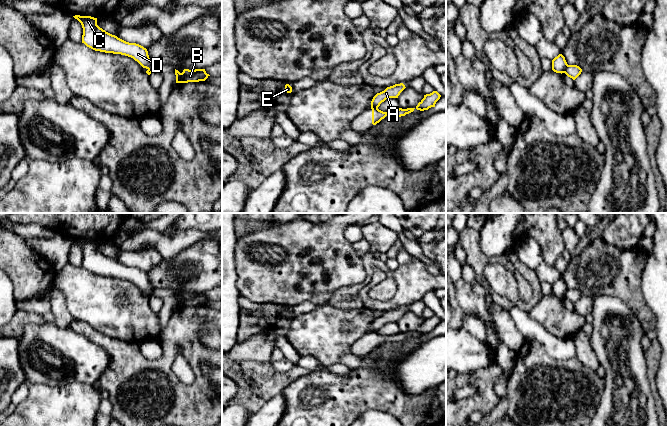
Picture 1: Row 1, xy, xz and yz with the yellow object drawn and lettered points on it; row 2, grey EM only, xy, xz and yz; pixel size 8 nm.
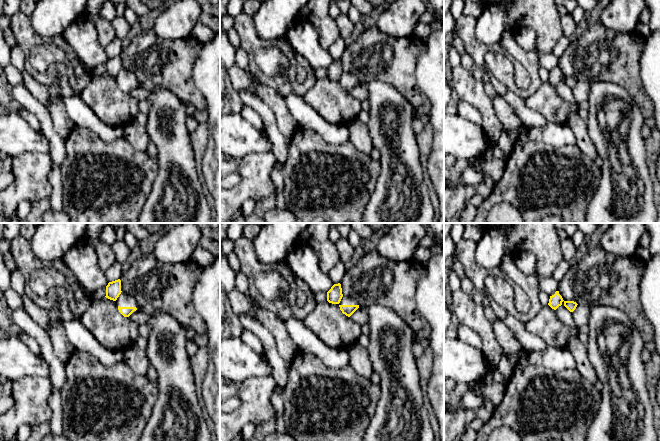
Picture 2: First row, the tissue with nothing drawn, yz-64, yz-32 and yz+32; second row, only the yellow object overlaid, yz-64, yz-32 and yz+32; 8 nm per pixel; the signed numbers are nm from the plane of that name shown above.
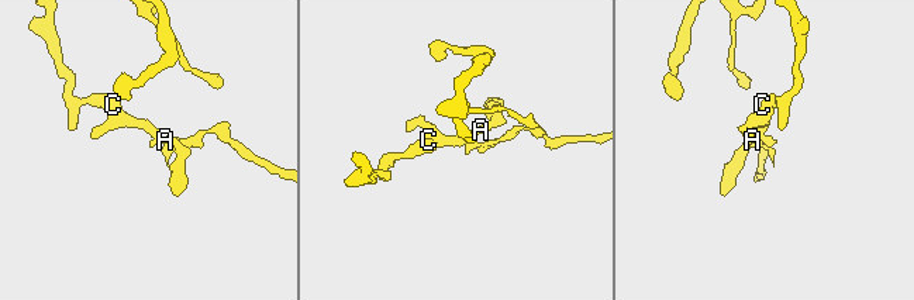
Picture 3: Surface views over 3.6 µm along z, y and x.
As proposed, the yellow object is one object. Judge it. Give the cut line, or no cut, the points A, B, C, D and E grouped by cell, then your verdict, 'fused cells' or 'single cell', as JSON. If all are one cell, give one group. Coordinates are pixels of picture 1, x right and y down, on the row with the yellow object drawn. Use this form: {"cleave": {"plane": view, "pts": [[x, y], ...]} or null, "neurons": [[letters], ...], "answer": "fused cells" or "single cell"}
{"cleave": {"plane": "yz", "pts": [[567, 64], [563, 72]]}, "neurons": [["A", "C", "D", "E"], ["B"]], "answer": "fused cells"}

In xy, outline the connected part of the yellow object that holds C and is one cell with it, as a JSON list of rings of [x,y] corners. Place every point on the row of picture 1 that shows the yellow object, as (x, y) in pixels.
[[[73,16],[83,28],[82,43],[87,47],[100,52],[121,54],[133,58],[143,68],[154,69],[148,51],[136,43],[129,43],[112,35],[97,25],[97,18],[91,16]]]

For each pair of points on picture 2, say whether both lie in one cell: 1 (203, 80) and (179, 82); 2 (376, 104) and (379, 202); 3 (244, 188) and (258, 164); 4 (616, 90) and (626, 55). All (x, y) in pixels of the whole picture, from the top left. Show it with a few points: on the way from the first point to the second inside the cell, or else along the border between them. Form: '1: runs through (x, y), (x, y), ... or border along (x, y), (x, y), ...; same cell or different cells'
1: border along (196, 58), (193, 64), (193, 80), (206, 102); different cells
2: runs through (376, 128), (386, 146), (384, 178); same cell
3: runs through (250, 182), (256, 176), (256, 170); same cell
4: border along (594, 81), (612, 81), (620, 85), (634, 101); different cells

